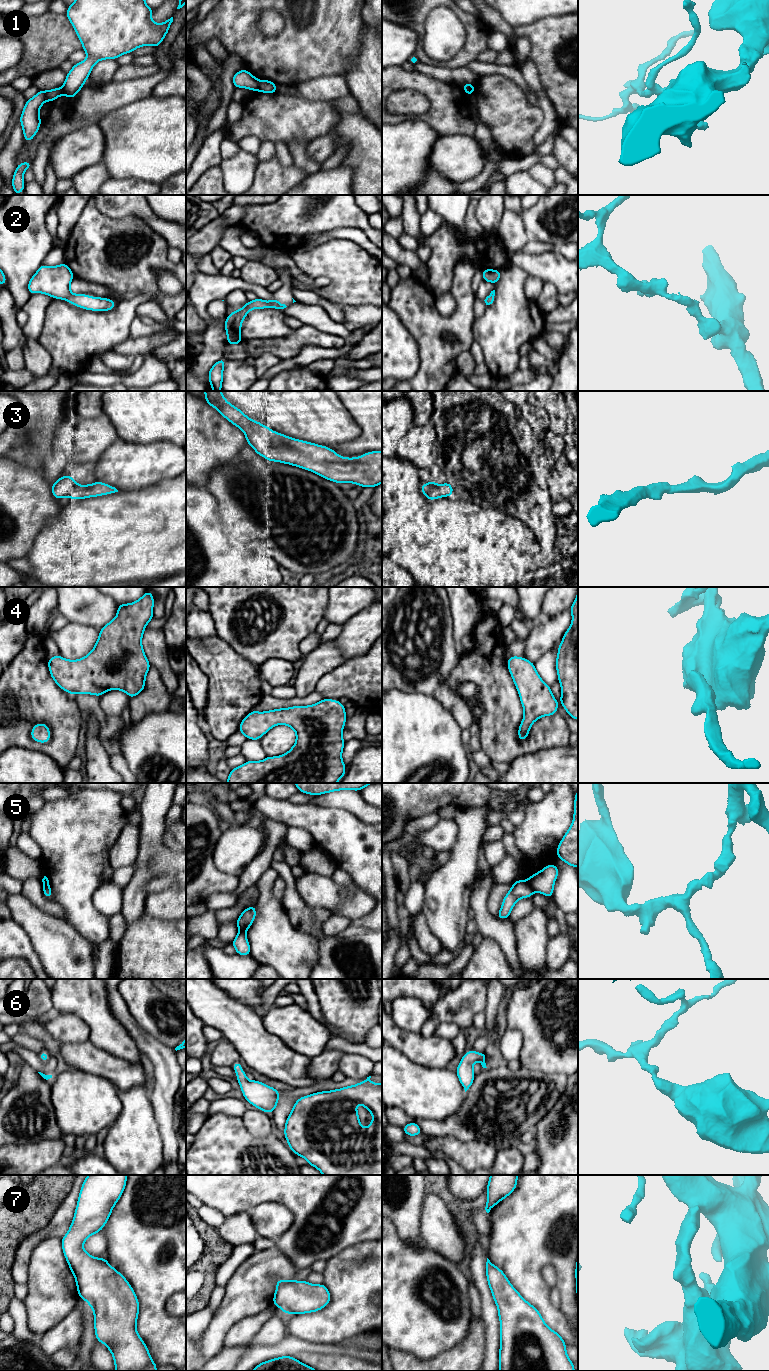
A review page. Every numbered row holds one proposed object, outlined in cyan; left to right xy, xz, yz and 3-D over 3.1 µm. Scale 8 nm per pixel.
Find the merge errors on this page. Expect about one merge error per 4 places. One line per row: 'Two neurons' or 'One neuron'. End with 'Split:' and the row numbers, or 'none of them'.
1: Two neurons
2: One neuron
3: One neuron
4: One neuron
5: Two neurons
6: One neuron
7: One neuron
Split: 1, 5

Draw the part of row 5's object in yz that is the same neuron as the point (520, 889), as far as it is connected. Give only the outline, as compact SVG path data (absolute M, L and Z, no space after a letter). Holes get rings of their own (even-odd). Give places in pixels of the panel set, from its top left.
M518 880L512 883L512 888L505 895L500 911L496 918L509 918L515 903L521 898L529 898L533 895L533 889L528 880Z

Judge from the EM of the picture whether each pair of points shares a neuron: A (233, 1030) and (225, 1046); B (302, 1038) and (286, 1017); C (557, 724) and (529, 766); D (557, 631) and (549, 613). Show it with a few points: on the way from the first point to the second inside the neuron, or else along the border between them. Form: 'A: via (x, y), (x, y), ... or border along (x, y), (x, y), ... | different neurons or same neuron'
A: border along (224, 1037), (242, 1058) | different neurons
B: via (297, 1033), (289, 1022) | same neuron
C: border along (562, 746), (553, 746), (516, 757) | different neurons
D: border along (567, 608), (555, 616), (541, 621) | different neurons

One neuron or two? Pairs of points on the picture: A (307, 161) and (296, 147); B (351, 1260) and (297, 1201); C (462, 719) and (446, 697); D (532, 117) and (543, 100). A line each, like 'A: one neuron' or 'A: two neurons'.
A: one neuron
B: two neurons
C: one neuron
D: two neurons

